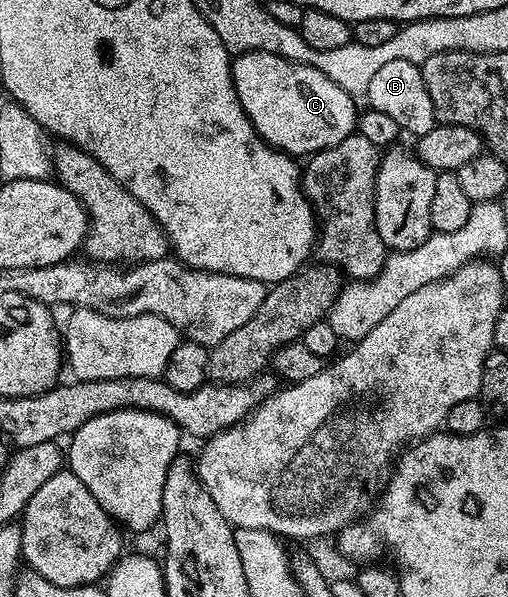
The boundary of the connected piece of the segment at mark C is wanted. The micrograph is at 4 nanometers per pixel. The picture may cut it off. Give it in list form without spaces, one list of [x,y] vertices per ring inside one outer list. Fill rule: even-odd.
[[[247,51],[244,55],[235,55],[231,61],[231,76],[237,97],[254,125],[255,132],[265,143],[276,151],[284,151],[292,157],[310,157],[316,151],[329,149],[353,134],[357,127],[356,100],[341,85],[333,85],[325,73],[313,69],[294,59],[286,59],[264,51]]]

